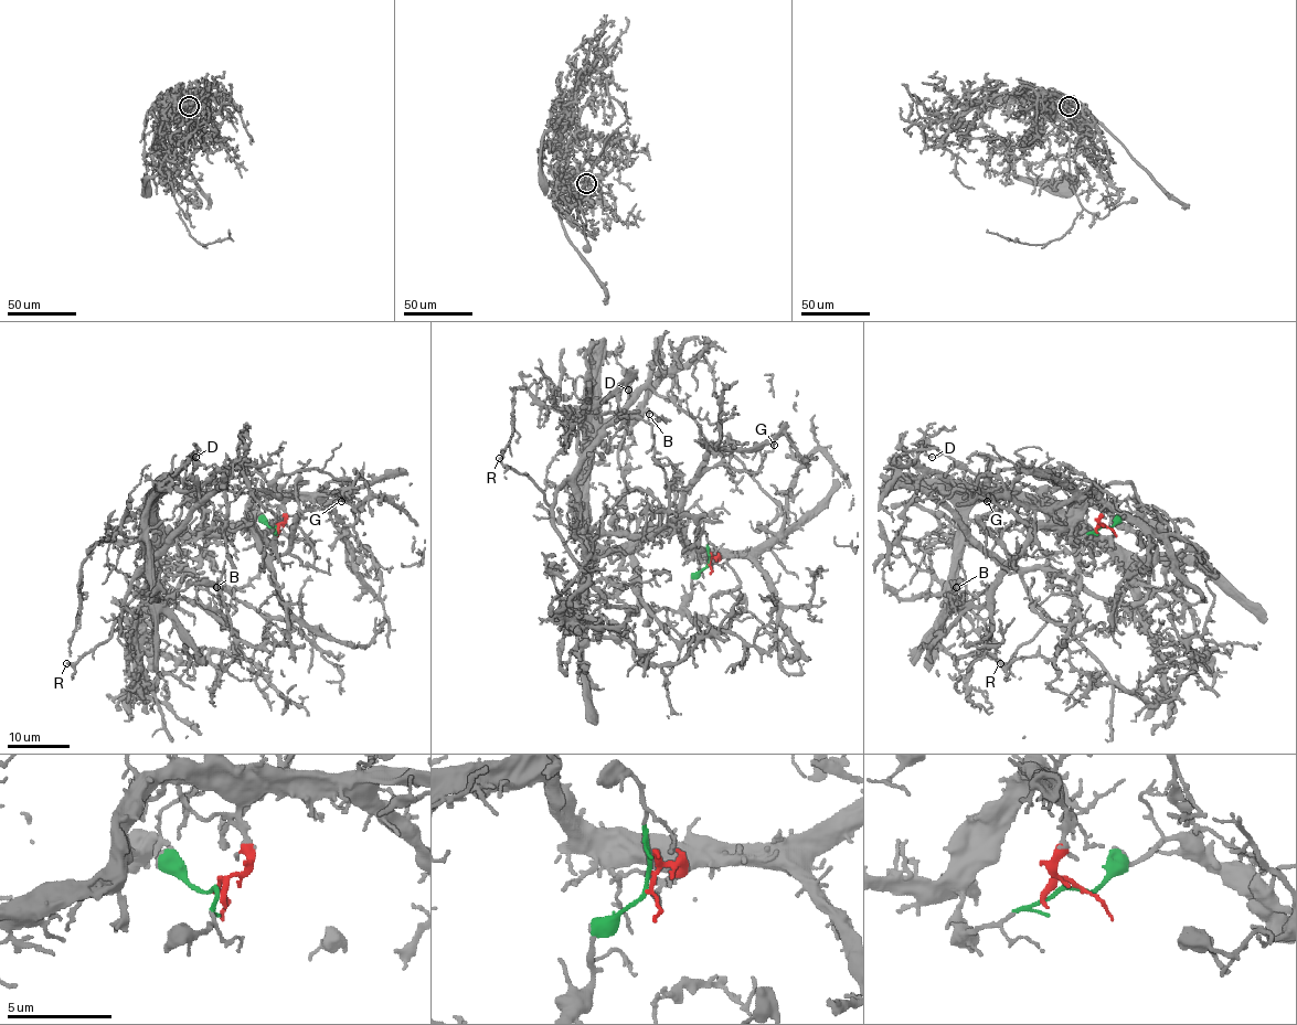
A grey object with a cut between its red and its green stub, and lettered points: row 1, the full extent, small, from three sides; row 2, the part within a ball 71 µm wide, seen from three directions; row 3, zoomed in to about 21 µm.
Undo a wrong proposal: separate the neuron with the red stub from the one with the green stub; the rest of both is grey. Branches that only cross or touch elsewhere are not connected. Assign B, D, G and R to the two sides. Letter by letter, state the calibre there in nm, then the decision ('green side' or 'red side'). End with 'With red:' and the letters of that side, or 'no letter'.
B: 220 nm thick; red side
D: 140 nm thick; green side
G: 120 nm thick; red side
R: 180 nm thick; green side
With red: B, G

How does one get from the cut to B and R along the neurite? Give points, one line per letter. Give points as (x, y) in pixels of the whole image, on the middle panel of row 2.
B: (708, 565), (718, 557), (674, 529), (616, 547), (591, 534), (580, 418), (589, 407), (648, 414)
R: (708, 565), (677, 610), (610, 607), (591, 584), (575, 487), (564, 482), (550, 505), (499, 457)

